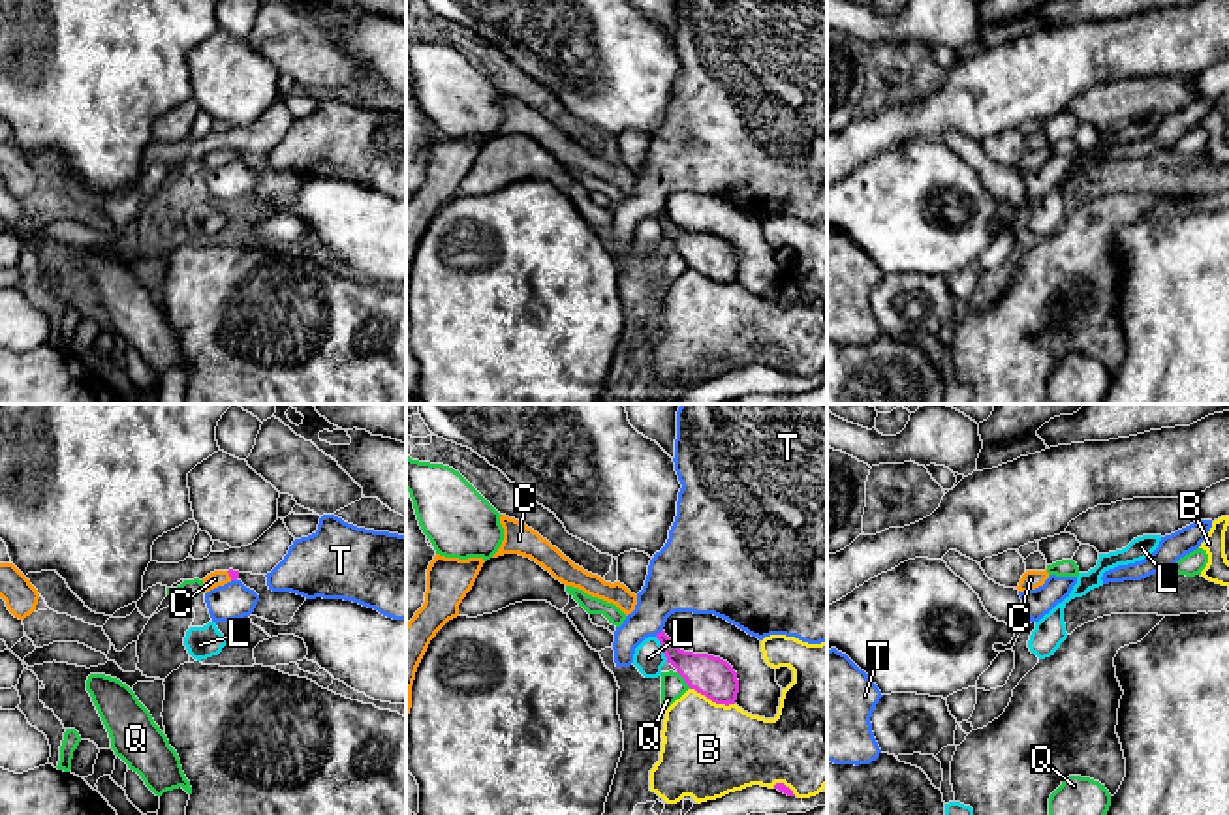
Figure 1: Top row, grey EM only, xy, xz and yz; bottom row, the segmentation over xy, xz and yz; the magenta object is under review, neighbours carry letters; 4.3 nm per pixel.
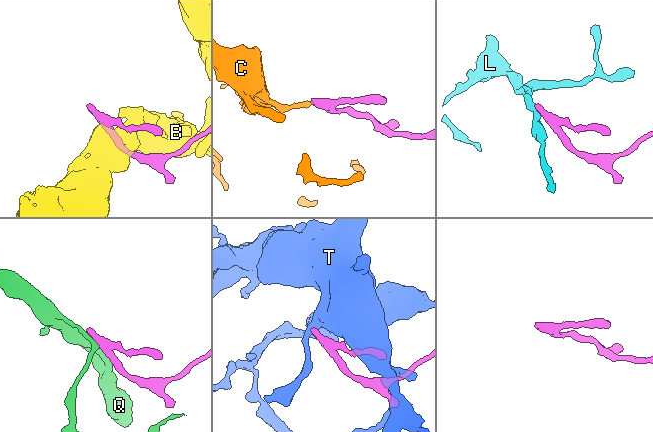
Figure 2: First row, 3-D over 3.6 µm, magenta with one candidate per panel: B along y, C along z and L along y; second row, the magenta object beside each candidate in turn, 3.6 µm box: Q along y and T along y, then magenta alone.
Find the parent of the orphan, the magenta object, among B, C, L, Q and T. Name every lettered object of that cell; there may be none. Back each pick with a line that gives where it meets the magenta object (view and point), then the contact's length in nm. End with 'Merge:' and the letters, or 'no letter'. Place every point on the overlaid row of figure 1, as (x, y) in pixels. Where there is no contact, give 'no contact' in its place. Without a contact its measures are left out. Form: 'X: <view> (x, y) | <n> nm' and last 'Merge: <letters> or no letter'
C: xy (230, 575) | 50 nm
Merge: C

